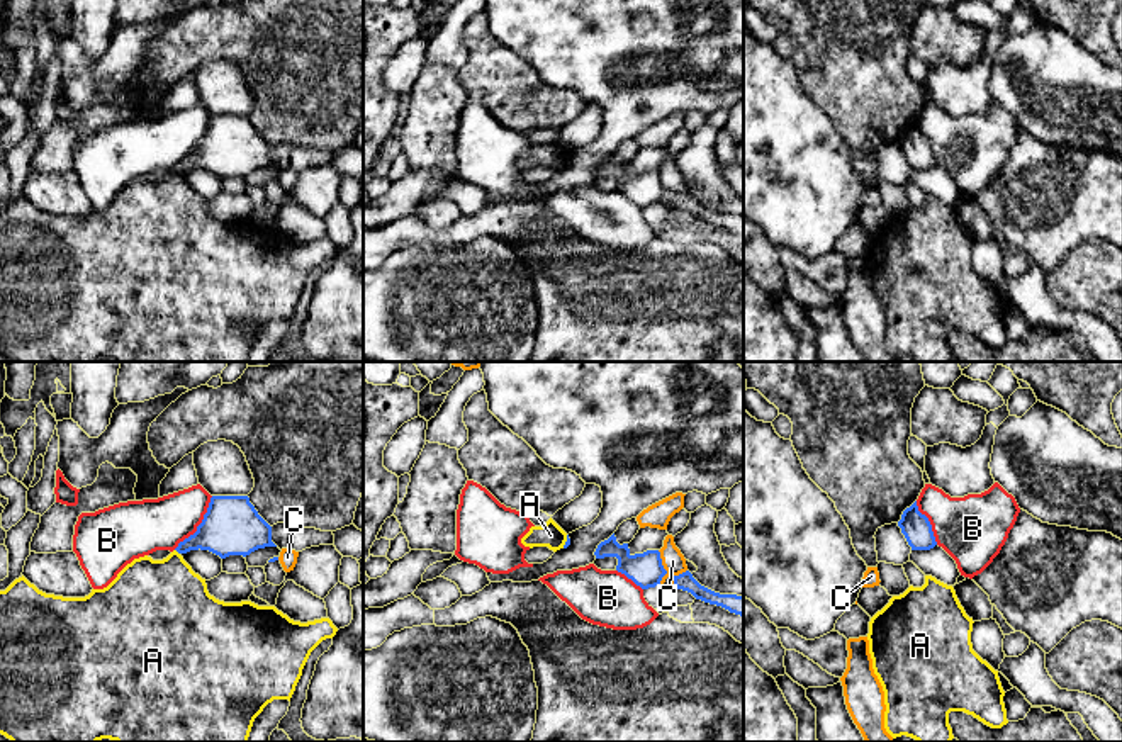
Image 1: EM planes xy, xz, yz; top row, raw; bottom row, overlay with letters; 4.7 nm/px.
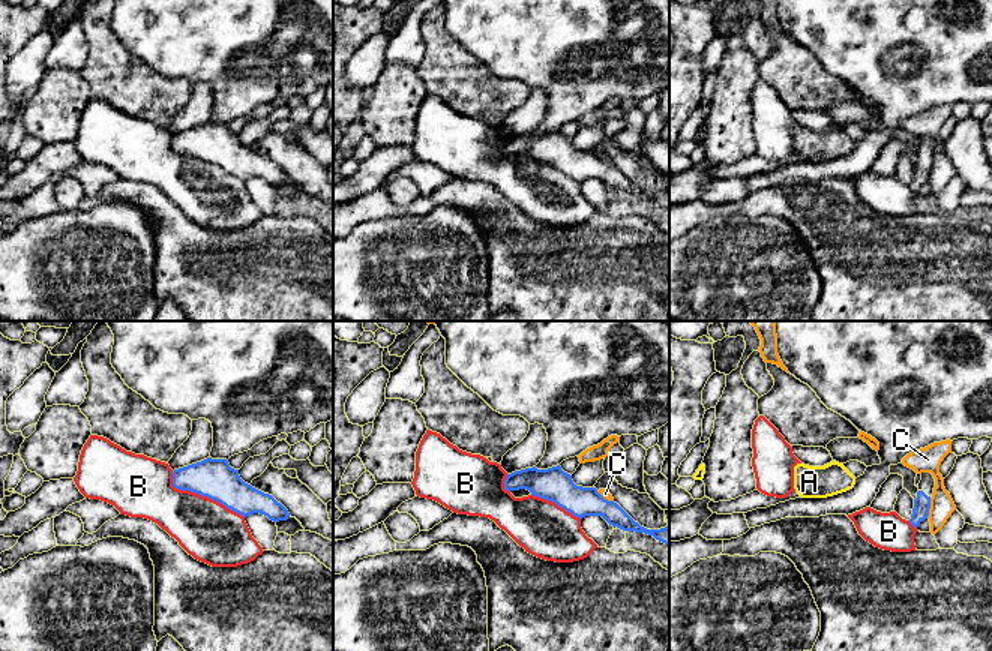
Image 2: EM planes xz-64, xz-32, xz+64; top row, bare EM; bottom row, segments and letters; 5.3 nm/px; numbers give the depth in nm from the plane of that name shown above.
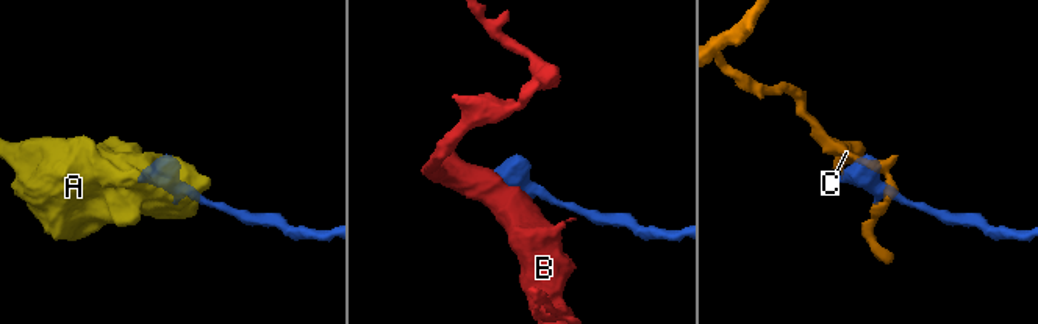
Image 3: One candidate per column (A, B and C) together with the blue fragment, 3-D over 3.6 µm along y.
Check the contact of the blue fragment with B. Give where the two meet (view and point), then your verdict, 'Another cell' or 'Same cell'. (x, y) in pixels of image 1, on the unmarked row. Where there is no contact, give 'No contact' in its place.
Touches blue at xy (199, 145). Another cell

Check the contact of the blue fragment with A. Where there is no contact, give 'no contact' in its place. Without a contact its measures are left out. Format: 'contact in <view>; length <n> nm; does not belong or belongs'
contact in xy; length 40 nm; does not belong

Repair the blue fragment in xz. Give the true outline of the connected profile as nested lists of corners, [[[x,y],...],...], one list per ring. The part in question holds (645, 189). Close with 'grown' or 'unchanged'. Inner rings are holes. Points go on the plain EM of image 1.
[[[614,153],[597,165],[594,175],[596,178],[616,177],[616,190],[625,194],[642,209],[659,205],[662,197],[667,194],[659,170],[647,170],[643,173],[631,175],[628,163],[620,165]]]; unchanged

